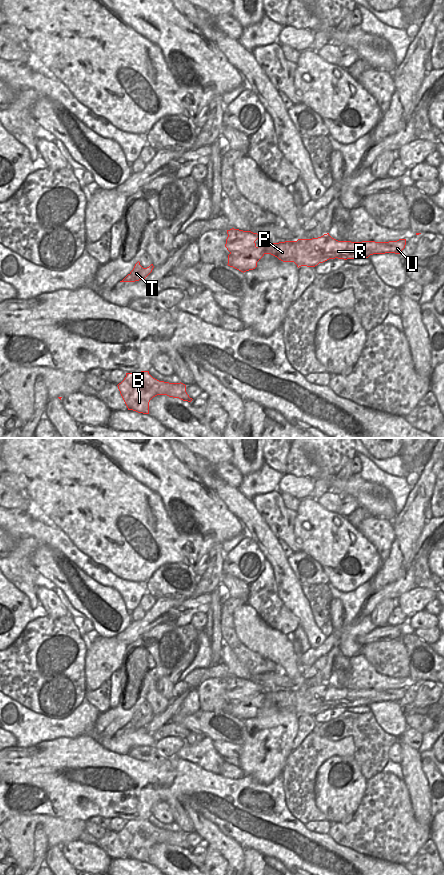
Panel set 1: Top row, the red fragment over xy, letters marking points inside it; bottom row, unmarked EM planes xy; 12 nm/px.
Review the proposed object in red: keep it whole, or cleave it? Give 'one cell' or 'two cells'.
two cells

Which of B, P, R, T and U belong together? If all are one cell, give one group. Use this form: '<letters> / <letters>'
B T / P R U

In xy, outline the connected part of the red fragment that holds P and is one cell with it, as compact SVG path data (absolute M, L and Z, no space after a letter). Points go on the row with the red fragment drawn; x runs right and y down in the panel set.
M329 233L324 234L318 238L312 239L298 239L297 241L285 241L279 243L271 243L269 245L256 246L255 242L243 242L241 245L231 243L227 250L230 252L228 255L228 266L233 267L241 272L253 270L257 267L257 262L265 255L271 254L283 262L294 262L297 267L307 266L315 267L319 263L323 263L329 259L356 259L368 258L373 254L395 253L400 254L405 248L406 239L399 239L397 241L389 242L375 242L375 241L338 241L332 238Z

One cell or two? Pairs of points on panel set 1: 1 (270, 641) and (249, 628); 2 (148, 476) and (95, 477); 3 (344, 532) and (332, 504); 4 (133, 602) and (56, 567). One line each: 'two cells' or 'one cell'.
1: one cell
2: two cells
3: two cells
4: two cells

